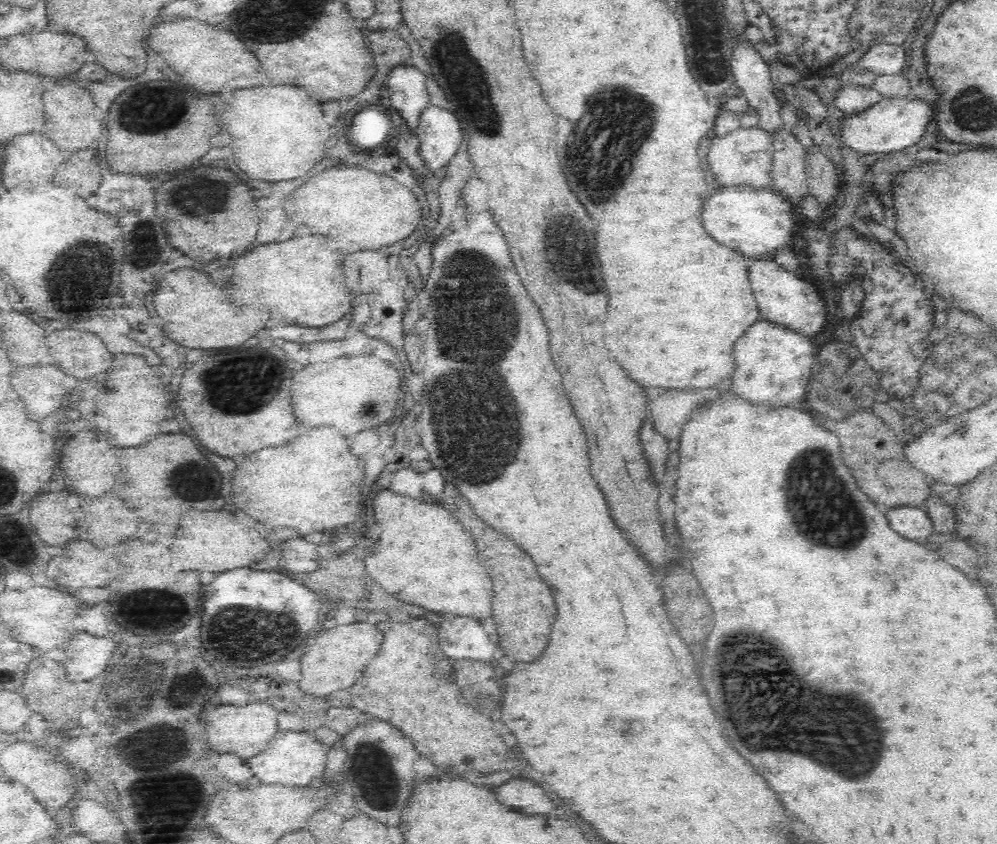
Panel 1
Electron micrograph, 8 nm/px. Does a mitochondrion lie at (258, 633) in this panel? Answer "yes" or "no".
yes

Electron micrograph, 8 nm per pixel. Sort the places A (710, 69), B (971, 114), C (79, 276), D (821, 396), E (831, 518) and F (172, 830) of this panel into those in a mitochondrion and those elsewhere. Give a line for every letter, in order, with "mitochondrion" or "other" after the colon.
A: mitochondrion
B: mitochondrion
C: mitochondrion
D: mitochondrion
E: mitochondrion
F: other

